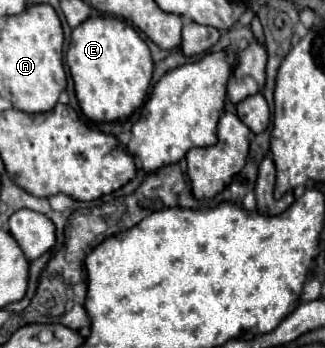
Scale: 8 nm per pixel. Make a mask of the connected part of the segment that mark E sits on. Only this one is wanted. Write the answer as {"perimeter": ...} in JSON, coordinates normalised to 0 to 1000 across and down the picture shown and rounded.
{"perimeter":[[[280,49],[243,78],[225,83],[218,129],[206,147],[206,187],[231,244],[231,279],[243,307],[268,342],[286,353],[354,353],[391,348],[440,296],[471,221],[471,170],[452,124],[428,106],[428,95],[385,60],[360,49]]]}

